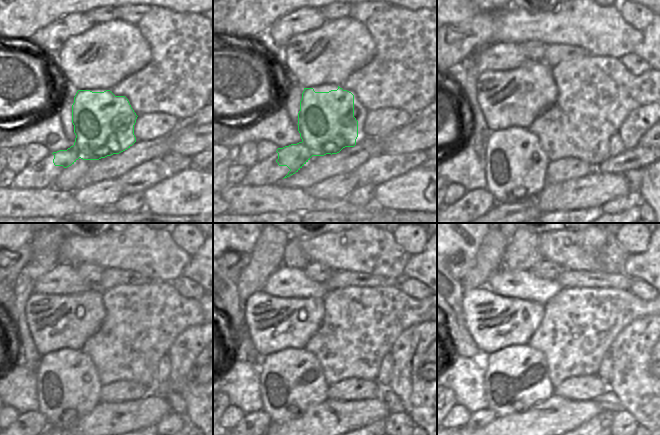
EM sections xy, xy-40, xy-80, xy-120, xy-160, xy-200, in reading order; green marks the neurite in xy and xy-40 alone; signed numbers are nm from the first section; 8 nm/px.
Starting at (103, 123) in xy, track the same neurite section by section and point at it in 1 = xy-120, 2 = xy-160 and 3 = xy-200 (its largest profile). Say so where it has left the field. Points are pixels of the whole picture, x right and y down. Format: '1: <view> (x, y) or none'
1: xy-120 (77, 386)
2: xy-160 (301, 384)
3: xy-200 (525, 381)

